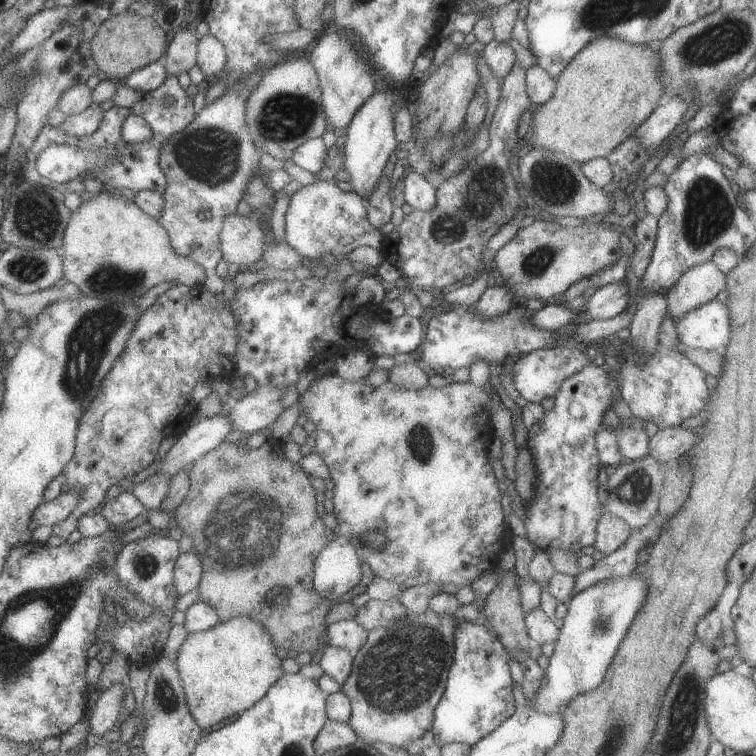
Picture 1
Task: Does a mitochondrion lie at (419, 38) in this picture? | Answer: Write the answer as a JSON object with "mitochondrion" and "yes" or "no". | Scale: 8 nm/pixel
{"mitochondrion":"no"}

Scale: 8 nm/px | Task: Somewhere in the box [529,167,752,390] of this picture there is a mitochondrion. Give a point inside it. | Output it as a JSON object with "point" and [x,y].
{"point":[708,215]}

